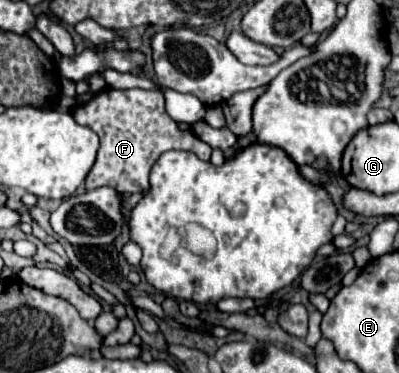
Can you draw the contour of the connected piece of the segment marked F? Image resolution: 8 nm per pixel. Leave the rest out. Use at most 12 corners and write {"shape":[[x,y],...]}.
{"shape":[[103,89],[73,111],[101,149],[85,185],[149,193],[161,153],[209,161],[153,89]]}

